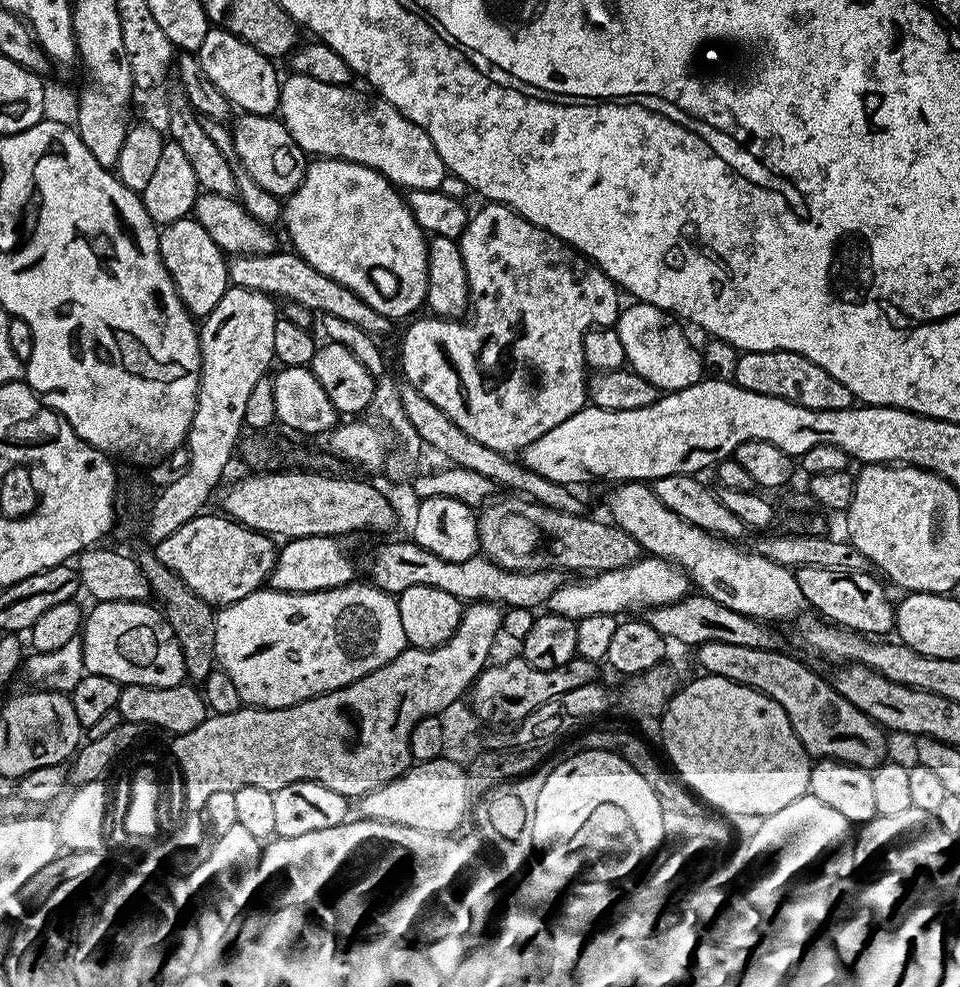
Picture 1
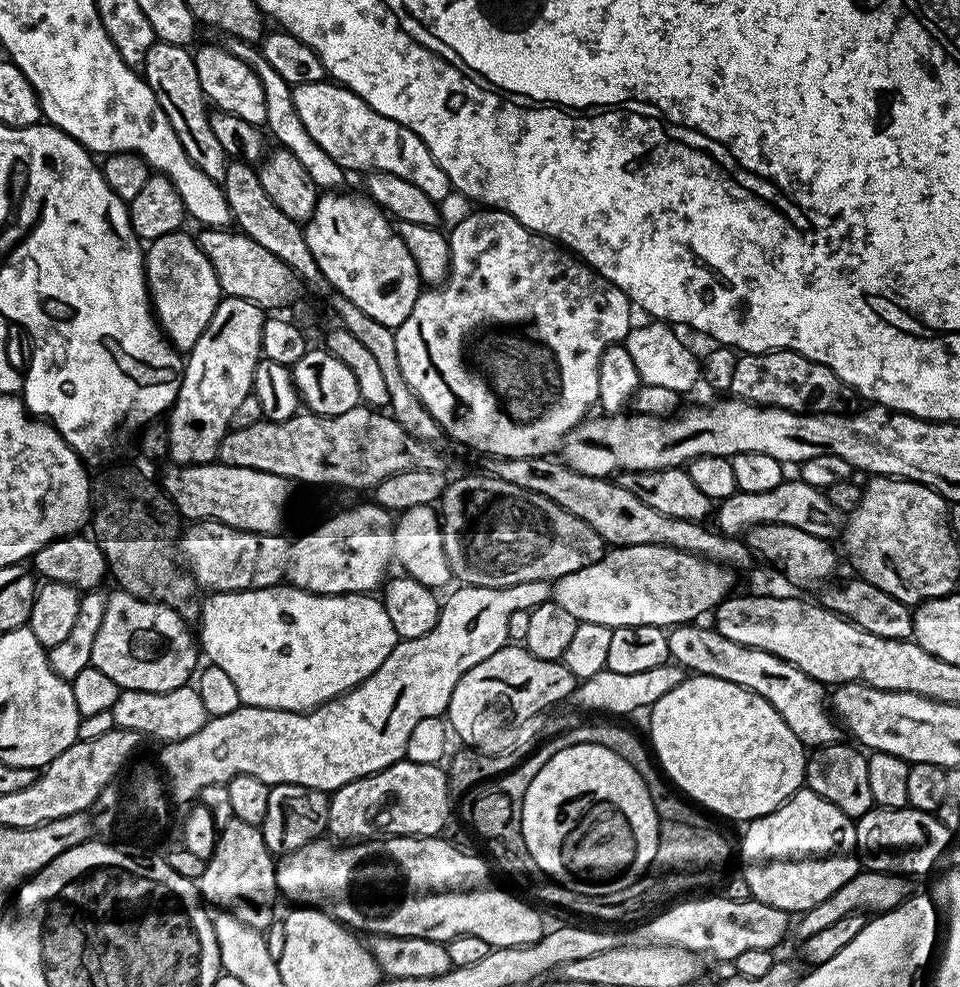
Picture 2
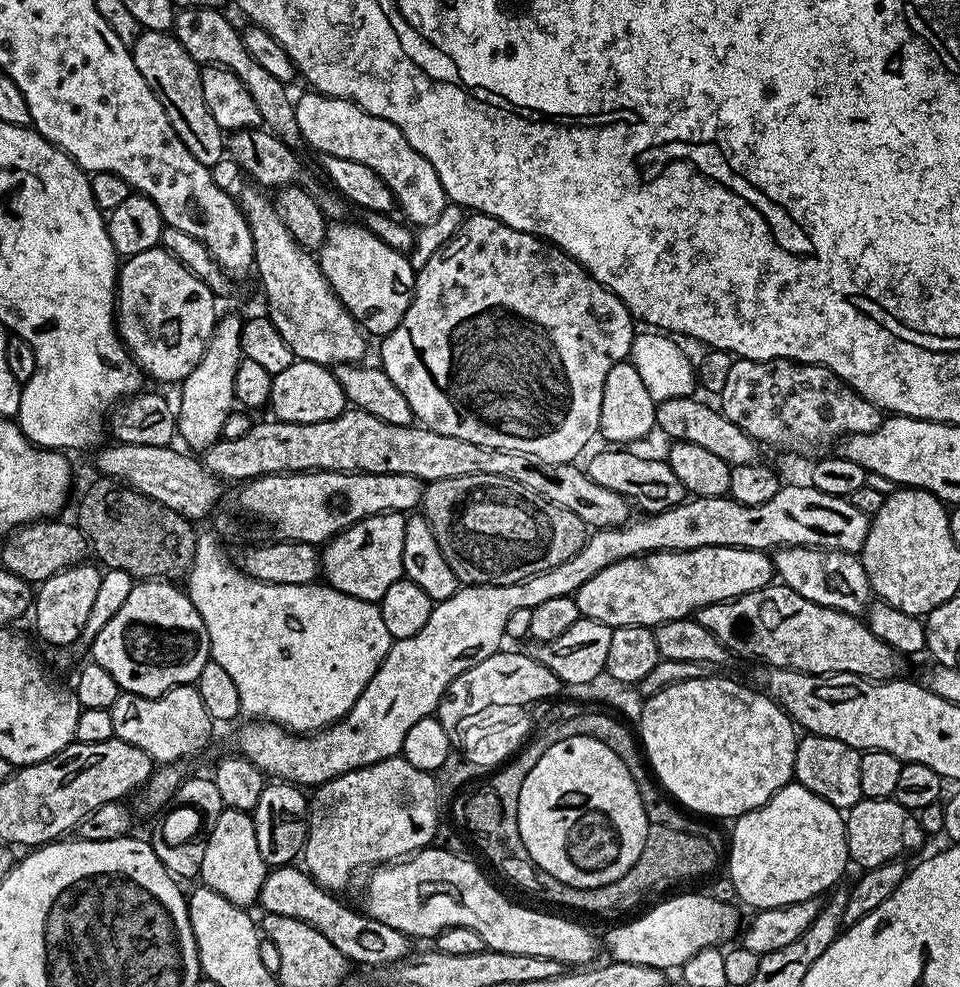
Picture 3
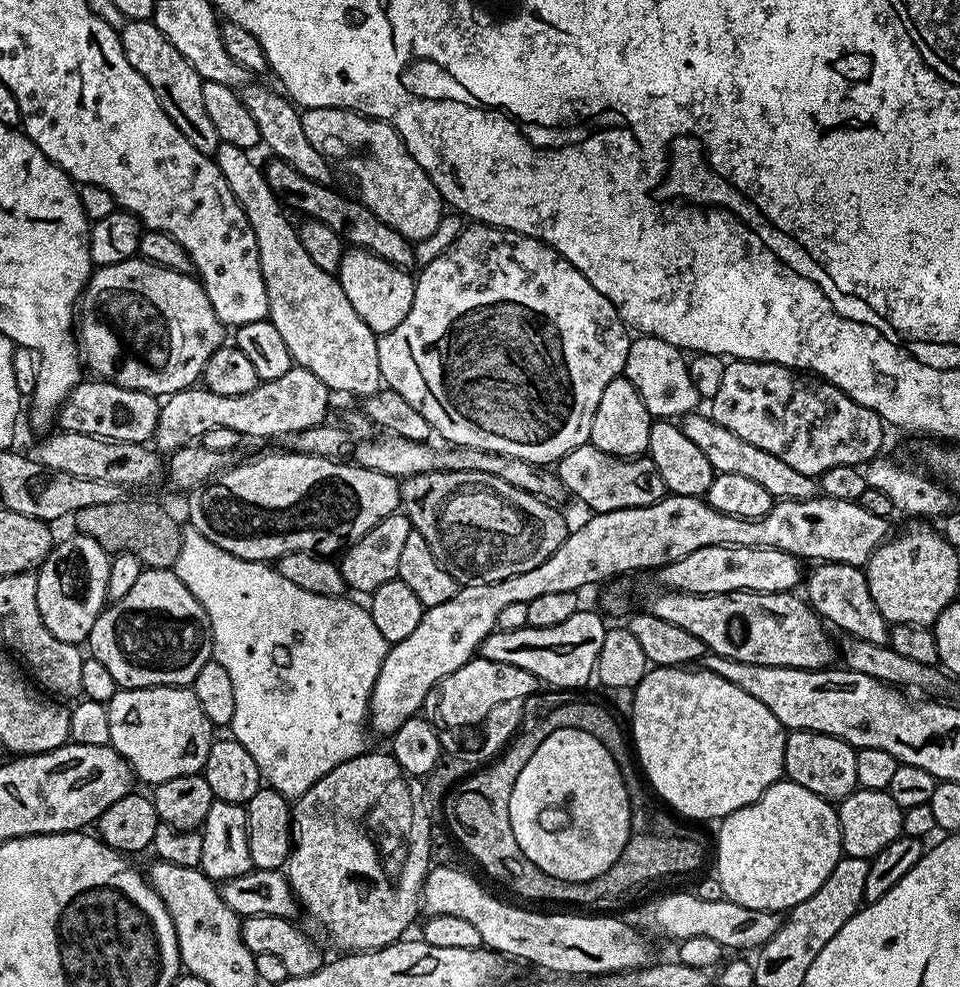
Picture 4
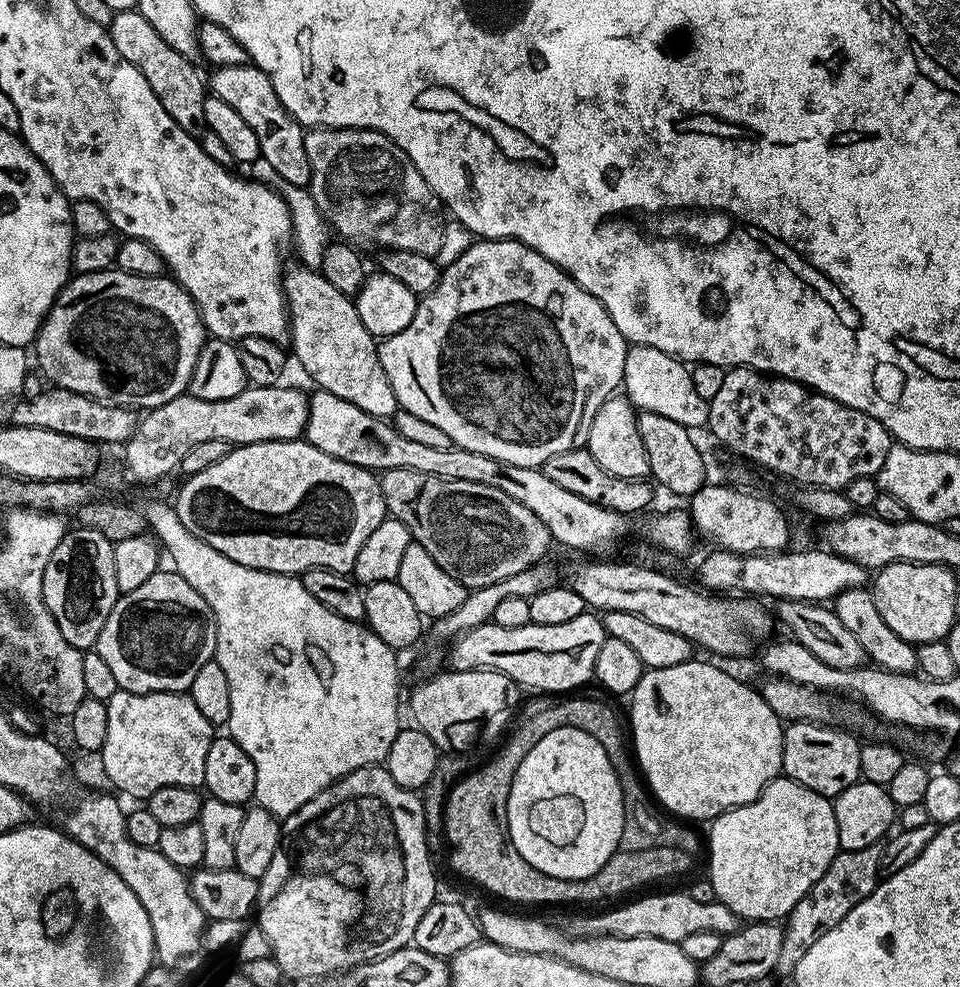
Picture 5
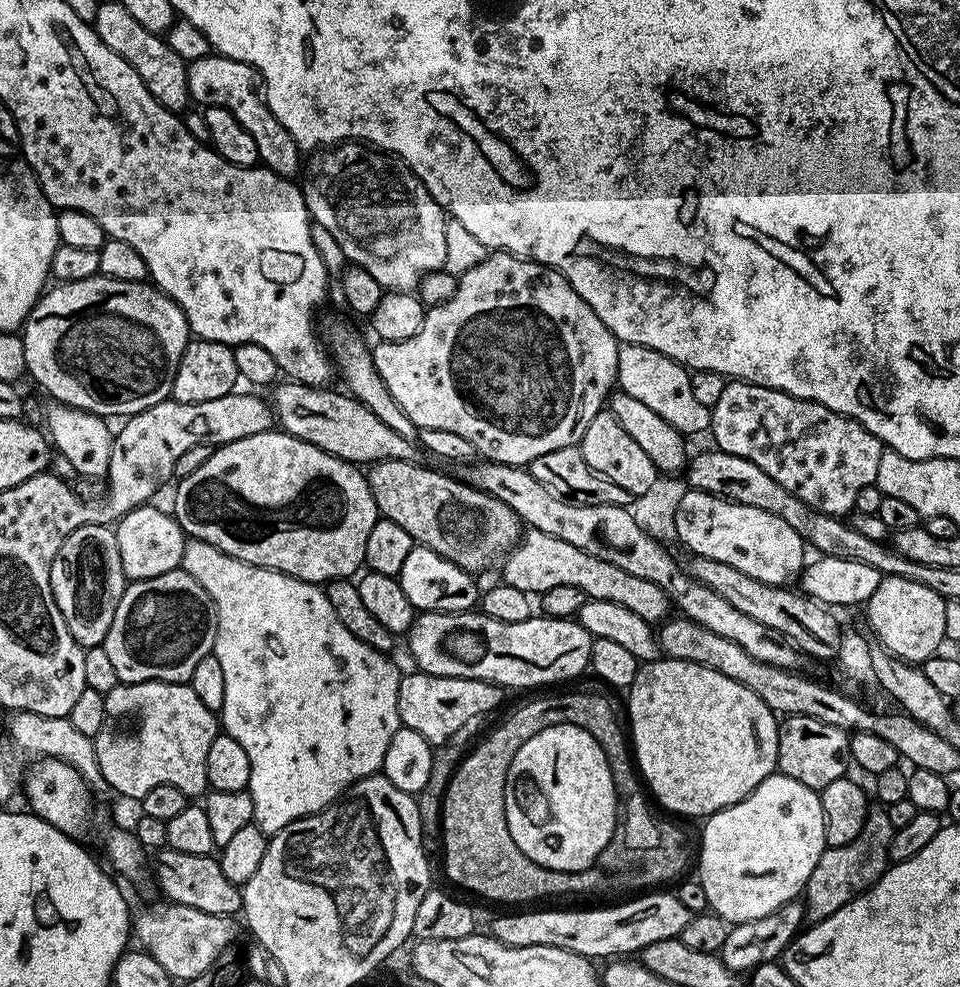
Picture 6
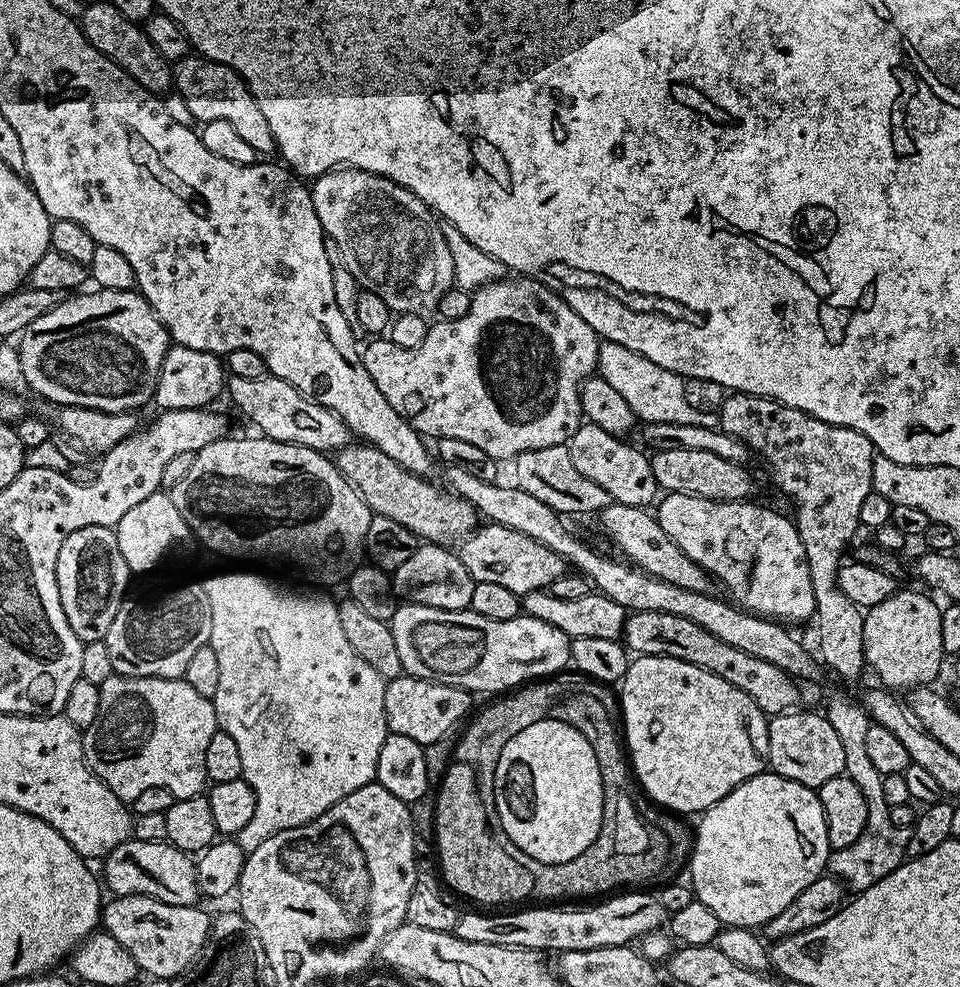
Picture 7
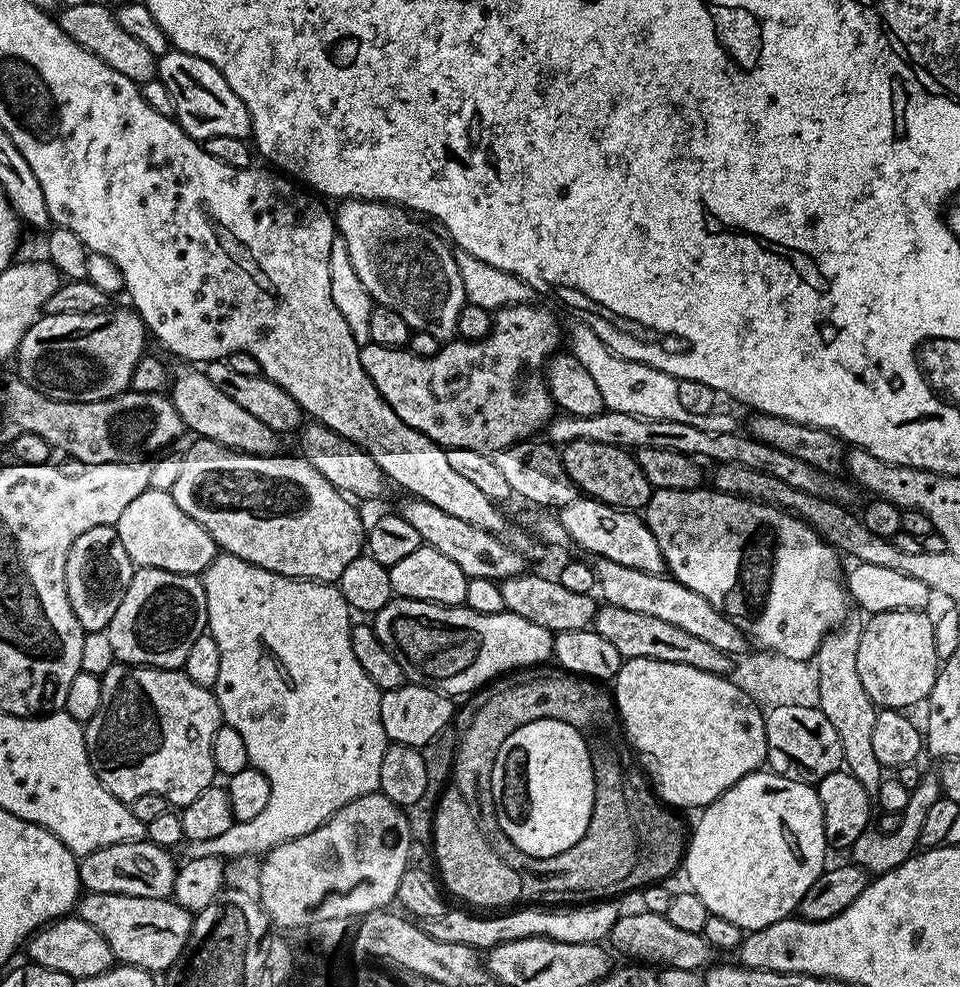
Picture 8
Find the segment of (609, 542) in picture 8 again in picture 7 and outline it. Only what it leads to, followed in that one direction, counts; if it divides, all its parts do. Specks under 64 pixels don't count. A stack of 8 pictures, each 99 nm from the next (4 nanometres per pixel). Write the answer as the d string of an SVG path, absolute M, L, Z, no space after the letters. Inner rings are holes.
M609 503L599 513L598 519L604 523L604 528L616 539L616 544L625 552L623 555L641 572L656 576L660 580L670 582L674 586L682 586L686 590L711 593L714 585L713 577L702 566L691 560L677 544L662 530L655 515L647 507L635 508L629 504Z

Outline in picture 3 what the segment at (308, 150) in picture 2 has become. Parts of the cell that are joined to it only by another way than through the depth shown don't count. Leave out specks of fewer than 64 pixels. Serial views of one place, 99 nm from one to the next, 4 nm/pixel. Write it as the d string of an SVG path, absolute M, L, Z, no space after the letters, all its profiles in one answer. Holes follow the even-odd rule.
M181 8L176 13L174 35L178 42L201 66L229 68L236 77L250 90L254 104L258 107L261 123L281 141L291 147L297 147L302 140L298 130L295 103L290 98L287 85L284 85L269 73L254 58L250 58L250 50L246 50L241 29L235 28L224 17L219 8Z

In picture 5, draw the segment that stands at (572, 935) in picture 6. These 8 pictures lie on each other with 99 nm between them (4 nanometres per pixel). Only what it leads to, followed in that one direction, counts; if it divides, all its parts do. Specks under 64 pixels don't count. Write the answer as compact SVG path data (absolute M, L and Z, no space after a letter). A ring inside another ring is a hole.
M660 892L657 896L644 896L641 900L629 899L627 902L629 904L624 904L621 908L612 908L609 912L600 912L597 916L592 916L588 920L588 924L593 933L596 934L611 934L614 936L649 936L650 938L667 938L668 936L677 936L680 941L686 938L687 935L698 934L699 932L716 932L720 937L725 937L730 935L732 932L736 931L737 928L741 927L742 920L734 914L734 910L730 910L730 906L726 906L722 901L715 898L707 898L708 900L699 900L696 896L691 896L688 892Z

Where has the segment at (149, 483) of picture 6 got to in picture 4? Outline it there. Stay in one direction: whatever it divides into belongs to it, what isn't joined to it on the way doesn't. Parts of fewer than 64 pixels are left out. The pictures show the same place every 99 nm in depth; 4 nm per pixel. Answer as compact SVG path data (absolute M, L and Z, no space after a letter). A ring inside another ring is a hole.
M293 366L289 372L282 374L282 378L261 382L256 389L240 397L226 397L209 392L204 386L193 386L175 392L161 403L154 444L161 453L171 454L178 448L187 448L208 430L216 427L236 430L243 438L284 438L290 432L310 430L325 423L329 419L328 396L330 389L322 382L322 378L317 378L310 374L310 370L299 366Z

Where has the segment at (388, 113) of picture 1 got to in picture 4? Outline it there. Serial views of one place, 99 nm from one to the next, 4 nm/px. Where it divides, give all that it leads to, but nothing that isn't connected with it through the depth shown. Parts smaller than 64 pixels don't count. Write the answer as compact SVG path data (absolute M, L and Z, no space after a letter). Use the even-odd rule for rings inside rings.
M306 108L300 112L302 130L306 130L306 138L310 138L310 146L327 156L329 161L344 160L344 168L352 175L352 180L360 184L358 198L372 208L386 226L394 226L398 234L402 234L413 242L422 238L430 238L434 230L438 230L438 222L446 214L446 201L434 186L432 179L414 162L410 150L402 142L402 138L396 133L396 129L384 120L374 120L371 116L361 116L358 112L352 112L348 108Z

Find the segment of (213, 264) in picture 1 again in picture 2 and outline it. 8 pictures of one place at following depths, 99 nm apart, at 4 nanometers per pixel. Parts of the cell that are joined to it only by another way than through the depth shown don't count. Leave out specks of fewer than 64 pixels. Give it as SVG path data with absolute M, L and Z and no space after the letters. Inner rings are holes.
M186 232L162 234L162 238L147 245L144 257L146 285L155 319L169 344L181 354L191 352L222 299L214 266L210 266L199 243L193 237L191 240Z

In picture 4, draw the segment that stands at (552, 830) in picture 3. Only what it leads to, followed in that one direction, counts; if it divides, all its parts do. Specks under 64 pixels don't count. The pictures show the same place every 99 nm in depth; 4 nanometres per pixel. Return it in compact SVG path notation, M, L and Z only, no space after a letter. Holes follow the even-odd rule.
M559 728L554 730L554 734L550 734L550 738L546 738L536 747L534 754L530 754L530 762L522 766L522 774L518 774L518 782L514 782L514 790L510 794L510 826L514 826L514 838L518 838L518 846L522 846L522 854L526 854L526 858L530 858L534 866L538 866L546 875L553 876L555 880L570 882L593 880L596 872L601 872L603 868L608 868L608 864L612 864L612 856L620 853L620 844L624 844L624 839L628 837L628 800L624 800L625 794L627 790L623 775L614 762L610 750L606 750L606 746L602 746L602 742L594 738L594 734L586 734L577 728Z

